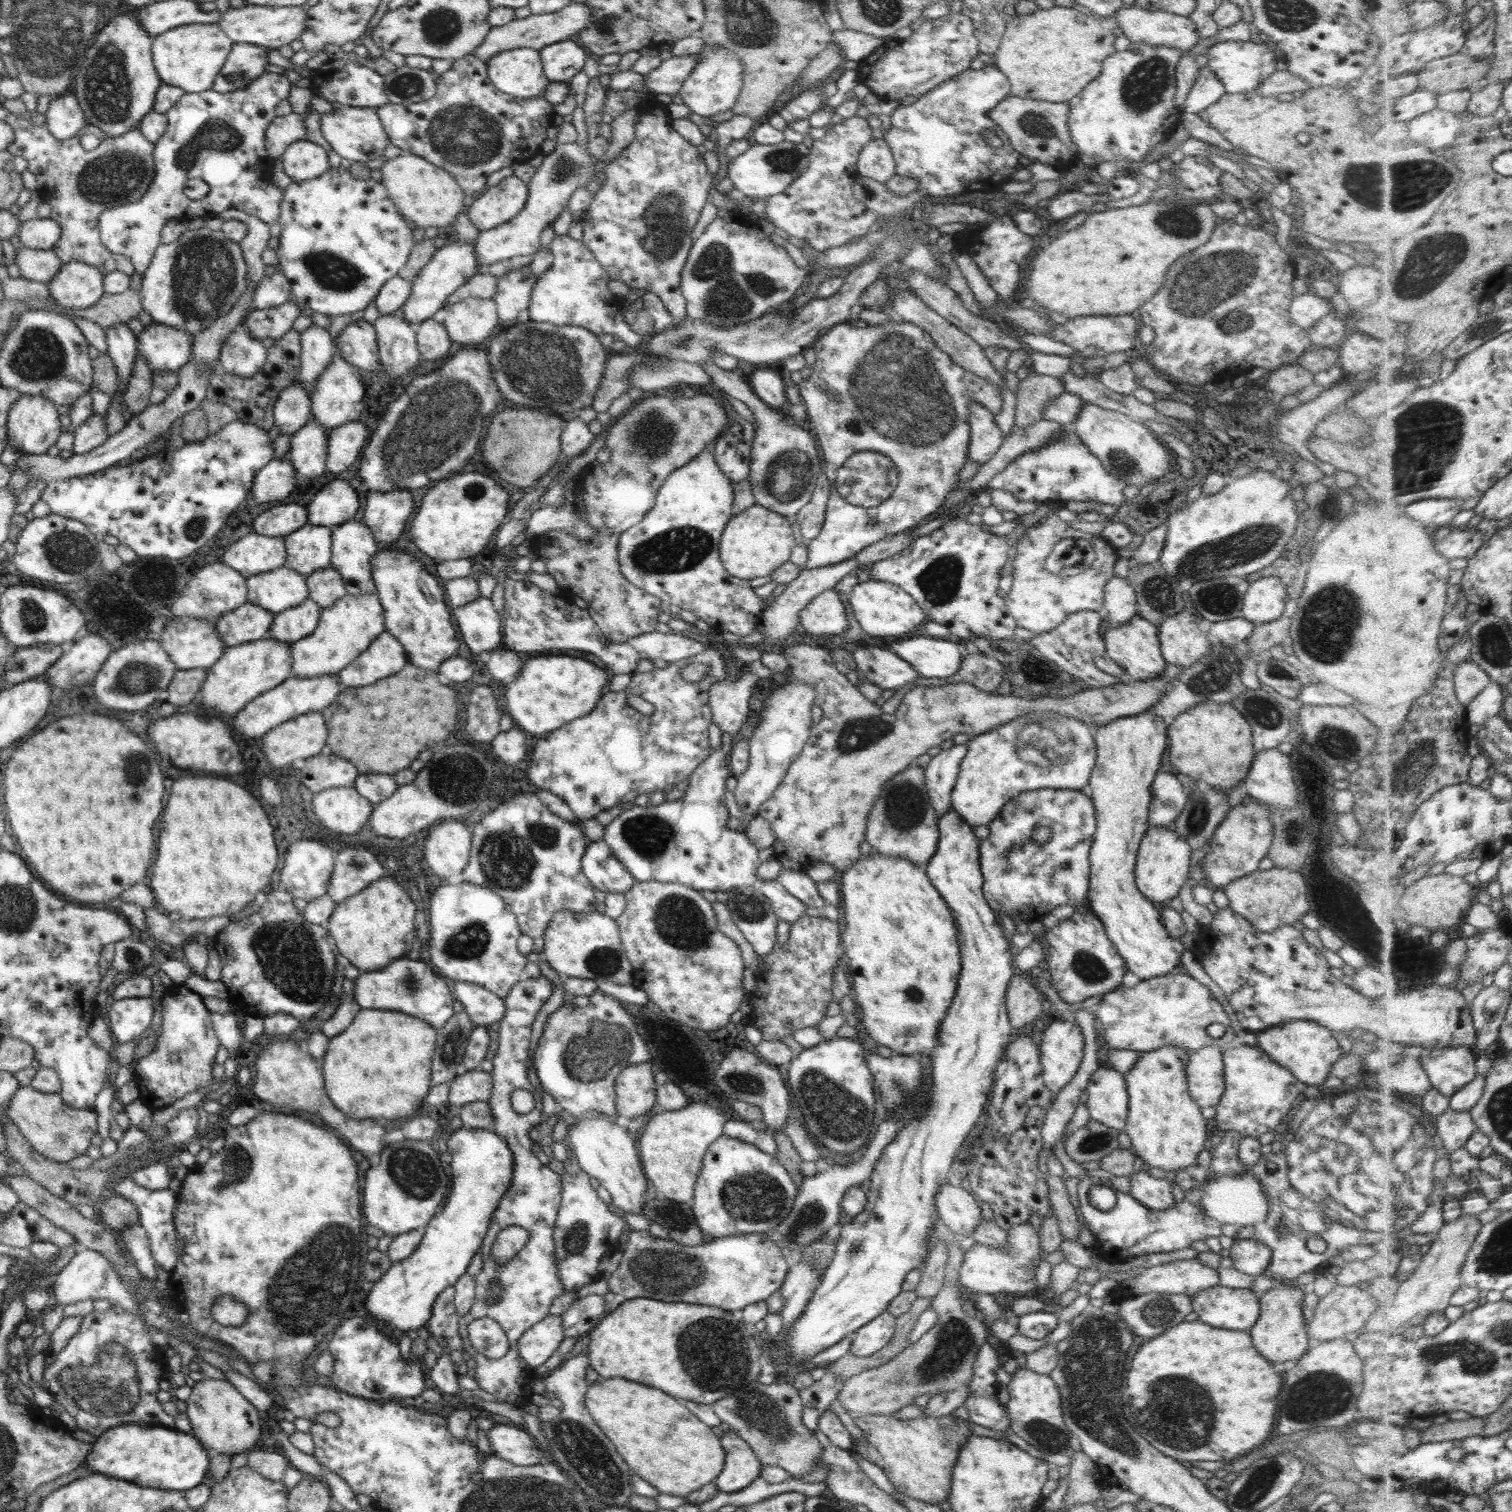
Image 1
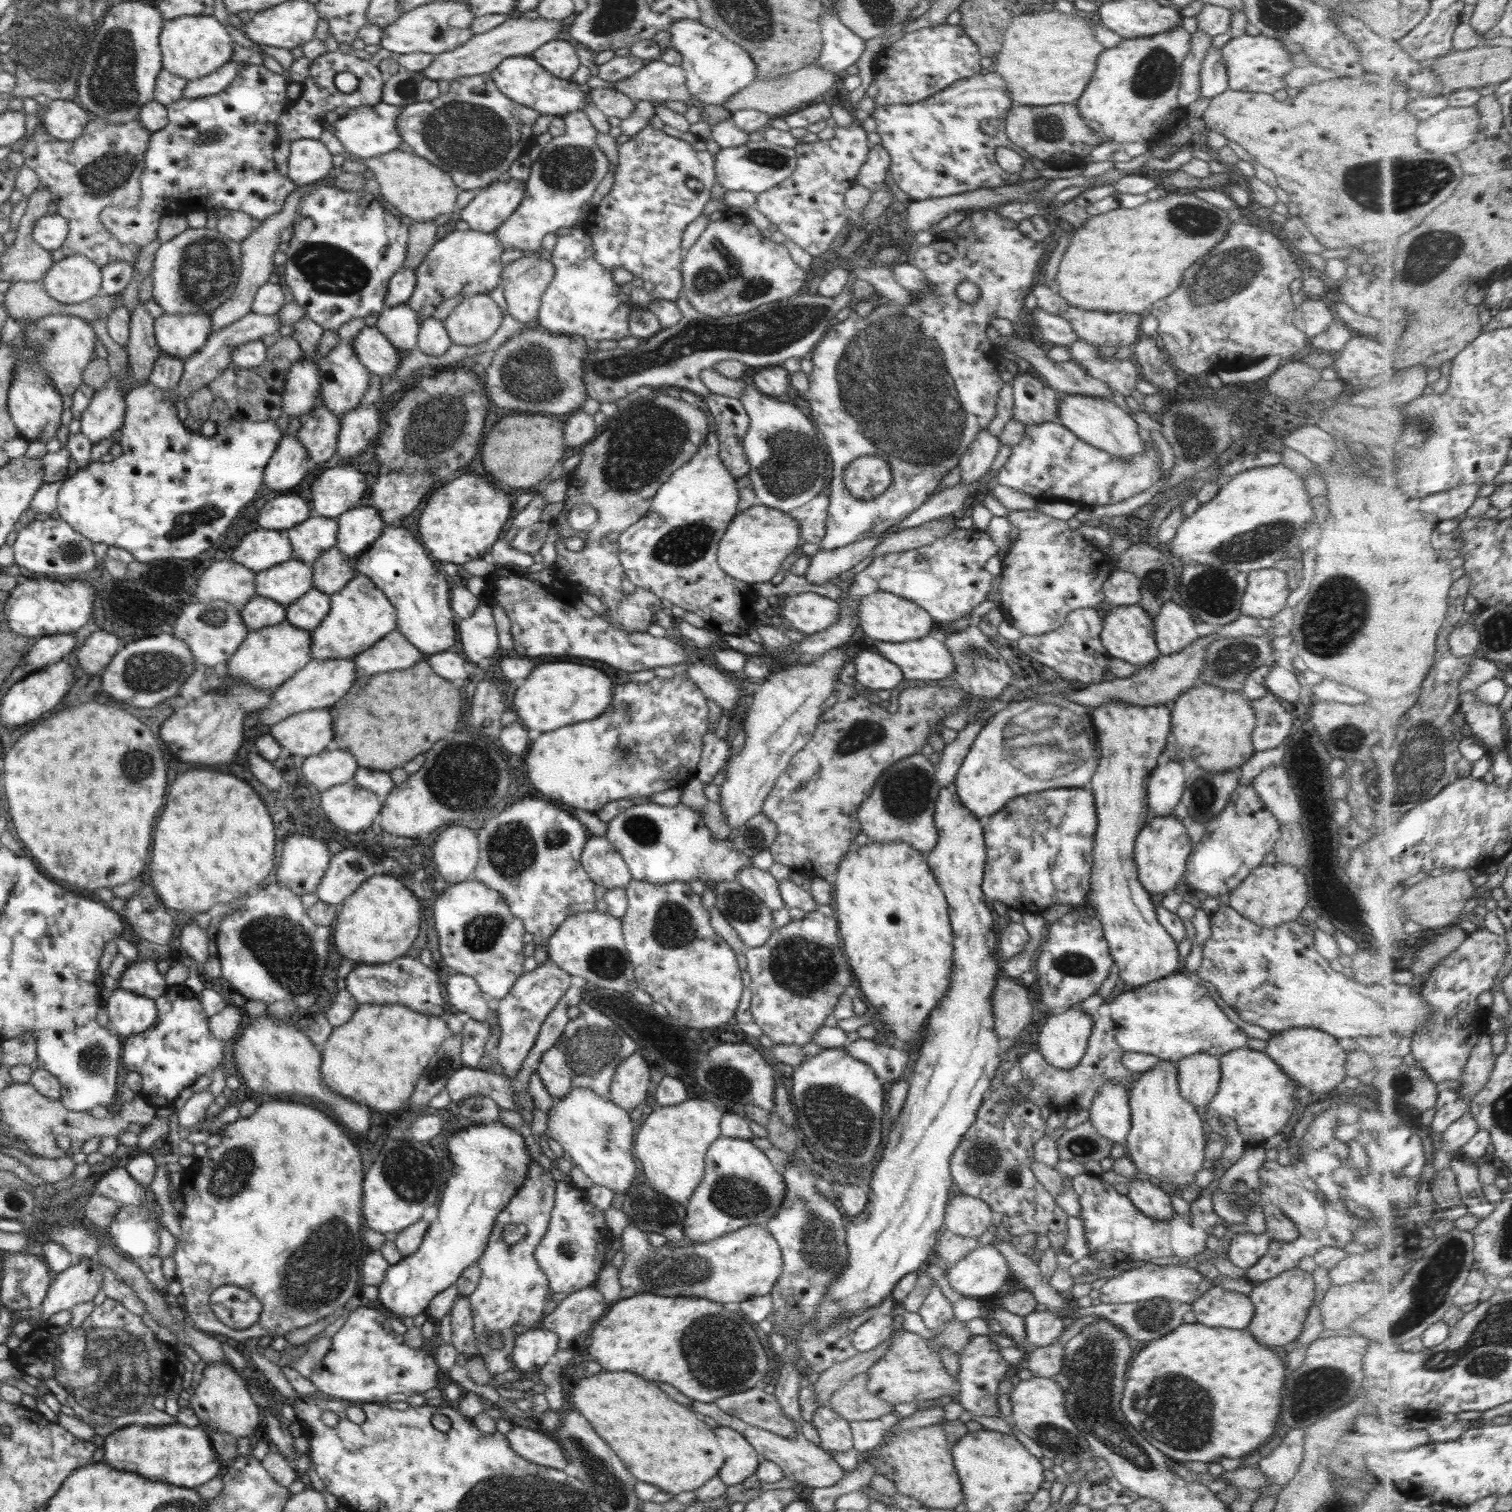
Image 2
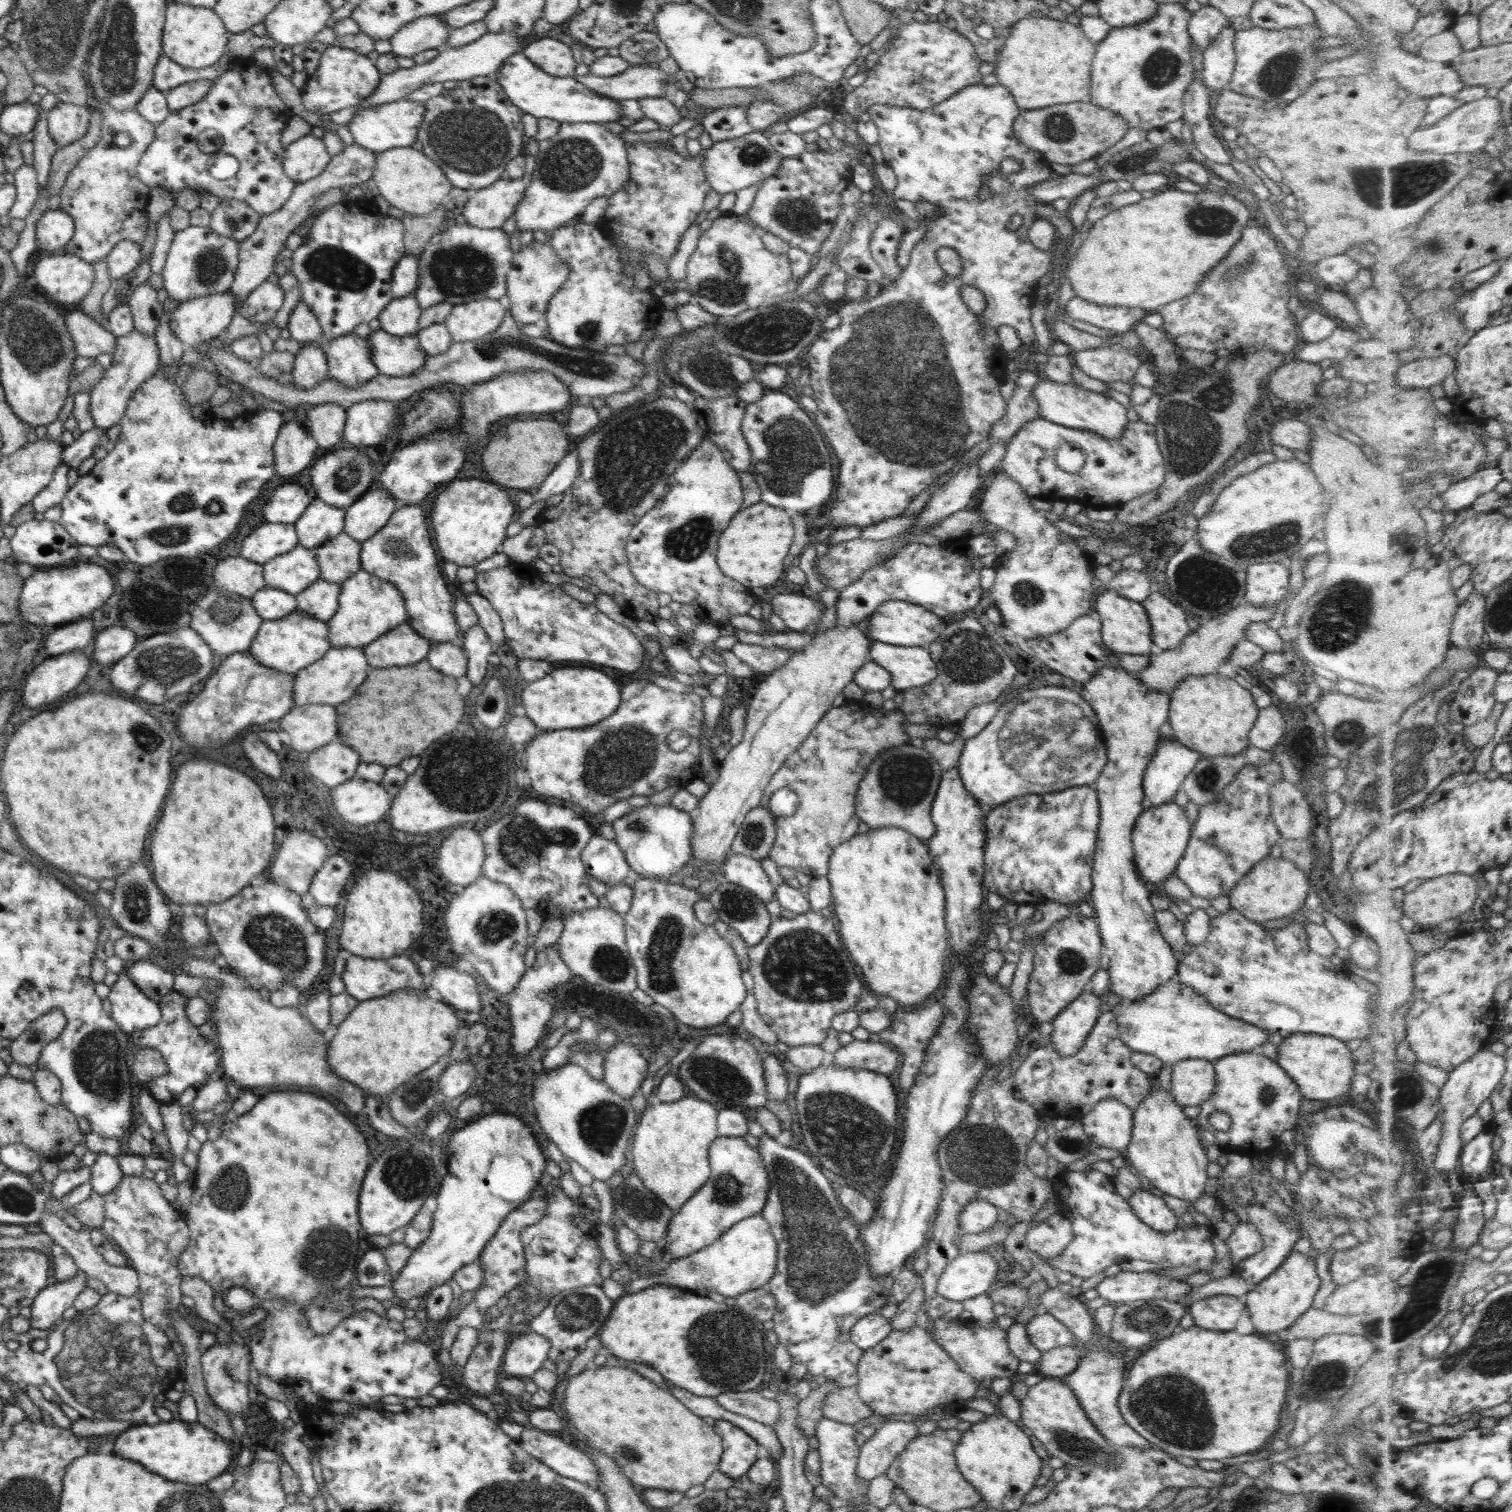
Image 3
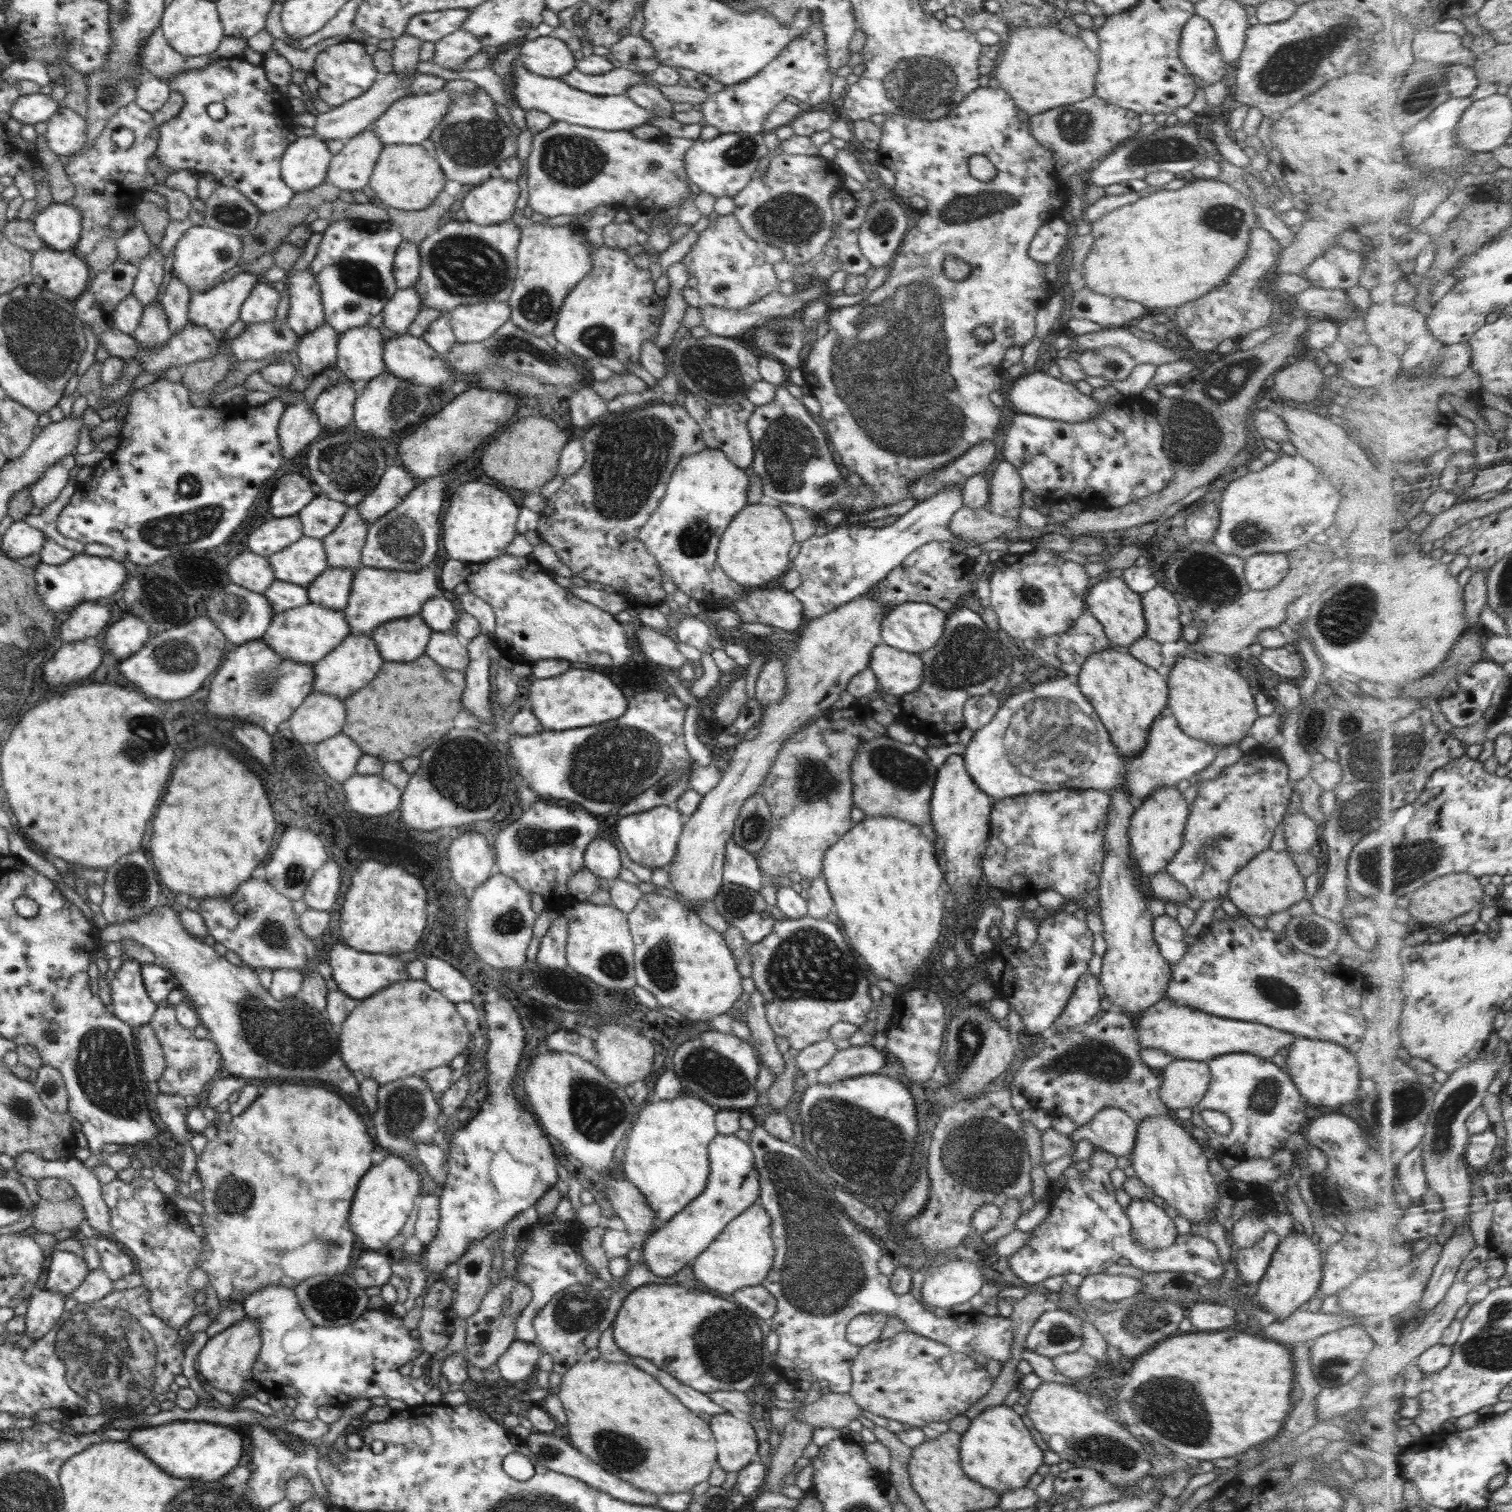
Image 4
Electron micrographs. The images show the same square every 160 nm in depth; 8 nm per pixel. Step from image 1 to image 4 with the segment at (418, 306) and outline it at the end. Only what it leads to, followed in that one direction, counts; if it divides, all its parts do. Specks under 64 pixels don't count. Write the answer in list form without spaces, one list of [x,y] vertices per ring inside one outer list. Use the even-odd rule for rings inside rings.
[[[446,220],[442,222],[440,228],[430,233],[425,239],[419,243],[418,250],[420,253],[420,268],[417,283],[413,289],[419,294],[424,307],[435,308],[436,310],[444,310],[450,312],[460,305],[476,305],[483,302],[506,302],[513,291],[514,281],[517,275],[517,246],[519,245],[521,234],[520,229],[511,221],[498,223],[497,225],[479,225],[475,222],[458,220]]]

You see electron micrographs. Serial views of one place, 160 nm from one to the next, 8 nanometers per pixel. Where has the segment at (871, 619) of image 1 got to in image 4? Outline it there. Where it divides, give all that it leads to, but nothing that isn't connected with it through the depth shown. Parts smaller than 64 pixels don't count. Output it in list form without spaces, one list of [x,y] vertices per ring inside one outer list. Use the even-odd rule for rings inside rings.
[[[903,602],[894,606],[891,611],[888,610],[881,622],[880,636],[883,638],[883,643],[892,648],[921,654],[936,646],[942,636],[948,615],[944,610],[925,602]]]

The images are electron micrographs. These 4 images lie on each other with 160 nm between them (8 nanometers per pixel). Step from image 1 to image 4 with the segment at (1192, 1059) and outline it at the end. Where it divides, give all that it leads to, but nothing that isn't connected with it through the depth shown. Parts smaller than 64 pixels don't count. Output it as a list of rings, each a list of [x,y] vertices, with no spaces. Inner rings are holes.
[[[1174,1059],[1159,1073],[1162,1074],[1159,1099],[1174,1112],[1199,1103],[1211,1079],[1207,1061]]]

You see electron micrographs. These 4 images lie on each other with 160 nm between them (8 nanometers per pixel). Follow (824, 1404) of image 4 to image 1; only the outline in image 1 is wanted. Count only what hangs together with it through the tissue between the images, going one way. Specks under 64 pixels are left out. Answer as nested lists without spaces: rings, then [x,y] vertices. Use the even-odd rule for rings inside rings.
[[[938,1221],[932,1232],[932,1240],[946,1244],[947,1265],[945,1279],[938,1294],[932,1298],[931,1306],[937,1314],[937,1323],[914,1344],[906,1347],[890,1362],[866,1370],[844,1381],[844,1388],[837,1398],[842,1407],[853,1418],[860,1415],[890,1415],[924,1395],[938,1396],[946,1392],[968,1387],[974,1378],[976,1353],[988,1342],[986,1325],[976,1316],[962,1311],[966,1292],[959,1283],[964,1250],[960,1241],[942,1221]]]

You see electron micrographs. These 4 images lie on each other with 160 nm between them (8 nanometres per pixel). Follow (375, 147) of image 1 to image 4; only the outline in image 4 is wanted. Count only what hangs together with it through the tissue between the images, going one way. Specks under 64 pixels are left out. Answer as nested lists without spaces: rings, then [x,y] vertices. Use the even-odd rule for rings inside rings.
[[[444,87],[438,92],[433,92],[433,94],[404,95],[396,102],[393,102],[388,107],[388,110],[385,110],[384,114],[381,114],[380,118],[376,119],[376,122],[373,122],[372,129],[376,131],[384,145],[420,145],[429,139],[432,130],[449,113],[451,93]]]

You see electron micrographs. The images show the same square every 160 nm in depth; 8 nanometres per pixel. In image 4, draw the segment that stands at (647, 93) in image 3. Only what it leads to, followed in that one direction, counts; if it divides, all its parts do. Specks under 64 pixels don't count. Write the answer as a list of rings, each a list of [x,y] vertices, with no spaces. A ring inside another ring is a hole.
[[[616,65],[614,70],[604,75],[584,74],[573,69],[559,79],[568,86],[596,95],[626,95],[628,87],[644,83],[644,74],[638,74],[632,67]]]

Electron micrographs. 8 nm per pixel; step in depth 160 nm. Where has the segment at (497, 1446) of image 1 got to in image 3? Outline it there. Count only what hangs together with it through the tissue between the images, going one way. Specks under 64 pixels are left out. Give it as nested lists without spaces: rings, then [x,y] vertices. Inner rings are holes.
[[[526,1425],[517,1442],[522,1450],[537,1461],[541,1460],[556,1474],[593,1488],[601,1485],[601,1470],[597,1469],[596,1463],[583,1450],[567,1445],[560,1438]]]

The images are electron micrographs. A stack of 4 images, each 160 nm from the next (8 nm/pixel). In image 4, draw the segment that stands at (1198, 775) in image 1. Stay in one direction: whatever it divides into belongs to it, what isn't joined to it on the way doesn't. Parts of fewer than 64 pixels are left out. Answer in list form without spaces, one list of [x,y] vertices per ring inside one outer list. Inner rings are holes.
[[[1180,657],[1170,667],[1165,681],[1169,690],[1167,712],[1177,720],[1184,734],[1208,741],[1217,749],[1238,744],[1249,735],[1252,723],[1259,717],[1248,682],[1225,664],[1219,666],[1196,657]]]

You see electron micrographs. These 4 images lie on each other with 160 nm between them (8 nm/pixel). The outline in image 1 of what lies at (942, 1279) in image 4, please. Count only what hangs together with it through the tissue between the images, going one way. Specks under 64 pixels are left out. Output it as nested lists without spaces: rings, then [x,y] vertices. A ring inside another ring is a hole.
[[[1030,1222],[1014,1225],[1007,1232],[1007,1245],[1005,1248],[990,1249],[984,1245],[975,1244],[971,1250],[964,1252],[962,1266],[959,1276],[959,1283],[965,1292],[984,1292],[1001,1297],[1004,1294],[1024,1296],[1036,1289],[1038,1284],[1034,1277],[1034,1269],[1041,1261],[1040,1254],[1044,1253],[1040,1246],[1039,1229],[1035,1229]]]

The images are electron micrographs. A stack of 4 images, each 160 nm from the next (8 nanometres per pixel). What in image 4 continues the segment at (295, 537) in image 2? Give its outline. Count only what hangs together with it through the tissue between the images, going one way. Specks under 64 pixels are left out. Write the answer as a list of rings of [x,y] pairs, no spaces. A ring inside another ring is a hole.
[[[317,492],[315,497],[297,514],[303,534],[312,538],[327,537],[340,524],[349,506]]]

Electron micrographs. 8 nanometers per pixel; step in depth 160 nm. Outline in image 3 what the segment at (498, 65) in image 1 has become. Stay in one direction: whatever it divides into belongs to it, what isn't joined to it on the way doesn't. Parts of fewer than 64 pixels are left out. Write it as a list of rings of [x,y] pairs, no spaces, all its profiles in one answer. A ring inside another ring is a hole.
[[[521,53],[512,54],[500,66],[496,79],[514,106],[536,118],[551,118],[561,123],[593,122],[601,125],[621,119],[621,108],[615,99],[590,90],[575,77],[546,74]]]

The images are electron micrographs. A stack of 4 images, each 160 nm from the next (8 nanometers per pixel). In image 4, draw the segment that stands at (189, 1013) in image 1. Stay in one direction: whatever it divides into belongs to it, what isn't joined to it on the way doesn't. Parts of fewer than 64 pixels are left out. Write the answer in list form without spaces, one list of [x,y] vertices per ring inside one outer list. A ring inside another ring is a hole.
[[[167,1000],[157,1003],[149,1026],[154,1030],[154,1036],[165,1054],[166,1068],[157,1080],[159,1092],[183,1097],[196,1097],[202,1094],[206,1084],[209,1084],[208,1082],[213,1080],[216,1072],[220,1070],[222,1060],[216,1043],[213,1043],[210,1038],[198,1038],[192,1029],[182,1027],[175,1016],[175,1005]]]

